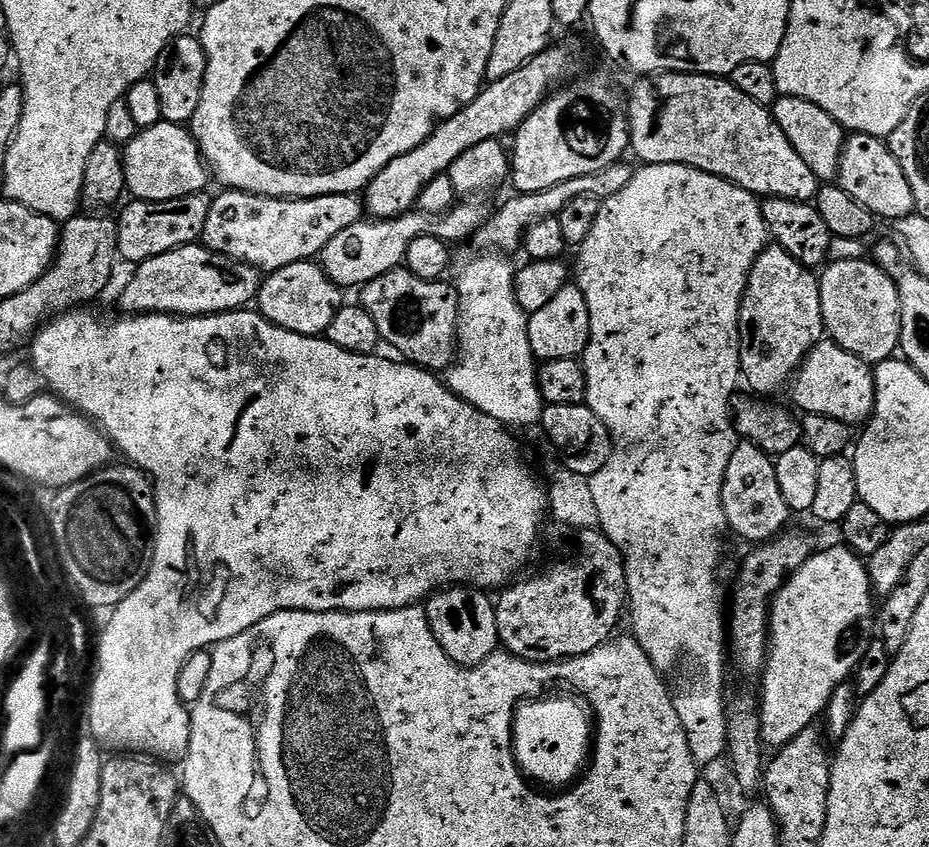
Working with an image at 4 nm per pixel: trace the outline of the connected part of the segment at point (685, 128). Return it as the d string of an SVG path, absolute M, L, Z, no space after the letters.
M665 72L655 78L640 78L635 82L637 84L632 88L632 104L630 100L630 148L633 153L636 151L636 156L640 159L640 162L644 164L681 164L682 166L697 168L706 174L721 176L722 179L737 184L742 190L751 192L757 198L778 196L787 200L797 200L803 204L815 201L816 195L819 194L822 187L821 181L816 179L816 175L812 173L810 166L806 166L806 162L802 162L802 158L796 153L794 146L790 146L786 134L782 134L782 130L778 126L778 122L772 117L771 111L763 108L758 102L746 98L746 94L742 94L742 90L734 87L731 79L719 76L697 76L690 72Z

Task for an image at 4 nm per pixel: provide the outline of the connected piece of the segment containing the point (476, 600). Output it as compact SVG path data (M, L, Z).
M453 586L435 593L426 604L428 625L438 646L442 646L442 650L446 650L449 658L454 663L461 664L463 668L473 668L486 662L486 658L490 658L501 647L498 622L496 621L496 605L491 599L488 601L484 596L487 595L483 591L474 588Z

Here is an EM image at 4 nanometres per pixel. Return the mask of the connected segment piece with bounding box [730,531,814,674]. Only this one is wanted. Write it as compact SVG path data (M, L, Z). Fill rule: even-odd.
M791 532L753 547L756 549L745 558L740 568L736 589L732 592L730 648L733 653L736 651L736 660L744 672L764 672L770 651L770 605L785 580L812 557L814 545L811 538L800 532Z

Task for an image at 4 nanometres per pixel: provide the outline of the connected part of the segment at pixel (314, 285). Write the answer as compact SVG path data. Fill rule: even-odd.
M315 259L299 260L290 266L267 273L260 285L258 311L272 324L303 336L323 337L334 314L345 307L345 293L320 267Z

